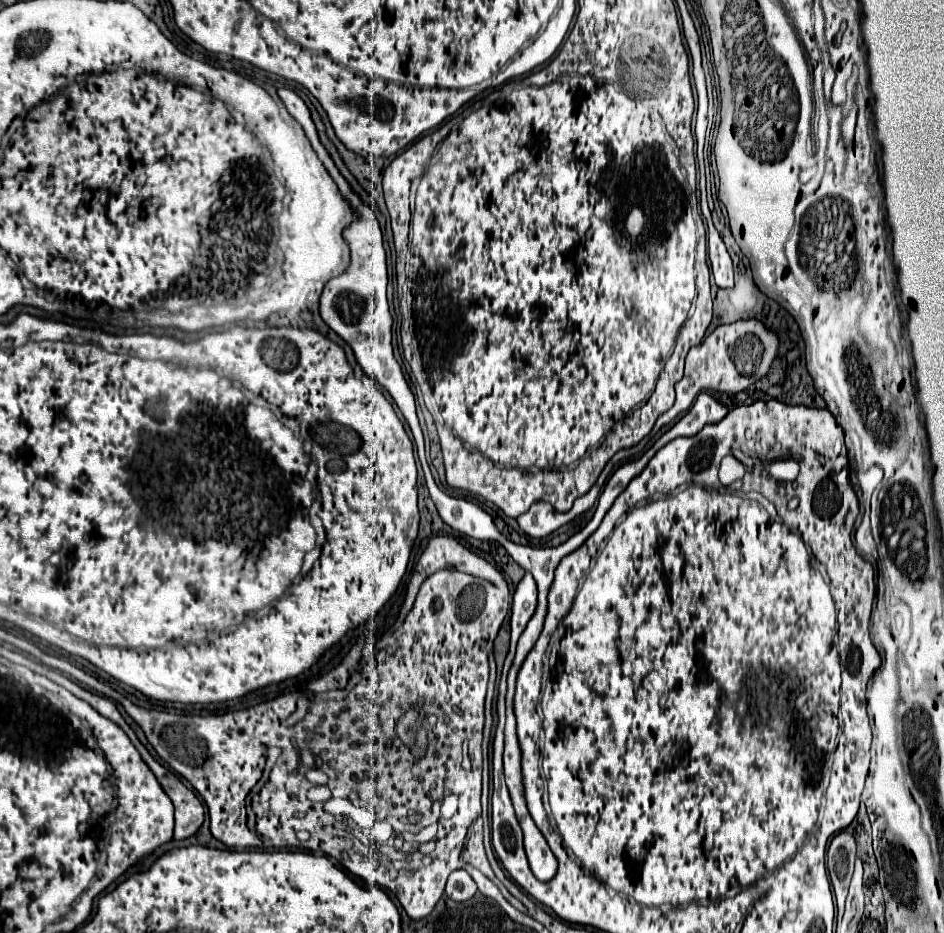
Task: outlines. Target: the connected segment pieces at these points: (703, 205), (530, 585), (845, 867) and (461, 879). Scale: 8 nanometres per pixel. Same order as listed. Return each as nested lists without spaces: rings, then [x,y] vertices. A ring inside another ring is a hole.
[[[704,192],[704,196],[701,196],[700,208],[702,216],[707,224],[706,227],[706,239],[708,239],[708,259],[710,259],[710,269],[714,273],[714,279],[716,279],[716,285],[726,289],[726,287],[732,287],[734,285],[734,269],[732,269],[732,259],[726,251],[726,245],[720,237],[720,233],[716,231],[712,221],[711,211],[706,199],[707,194]]]
[[[530,573],[524,575],[524,579],[518,583],[512,603],[512,613],[534,613],[538,601],[538,587]]]
[[[840,831],[830,841],[828,855],[826,855],[826,867],[830,871],[836,897],[844,897],[848,893],[850,877],[854,871],[854,859],[856,859],[856,841],[850,833]]]
[[[454,871],[446,883],[446,895],[452,901],[468,901],[476,893],[476,883],[466,871]]]

